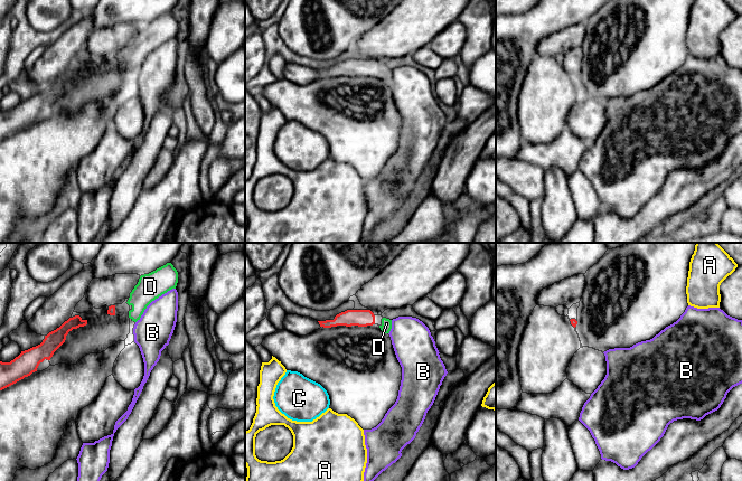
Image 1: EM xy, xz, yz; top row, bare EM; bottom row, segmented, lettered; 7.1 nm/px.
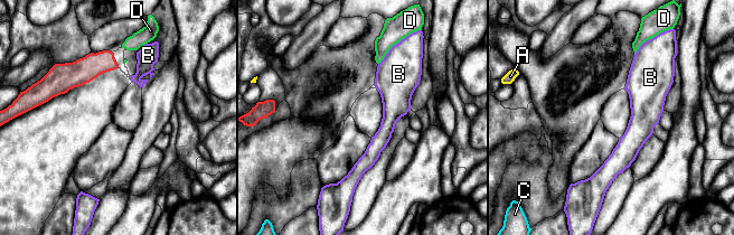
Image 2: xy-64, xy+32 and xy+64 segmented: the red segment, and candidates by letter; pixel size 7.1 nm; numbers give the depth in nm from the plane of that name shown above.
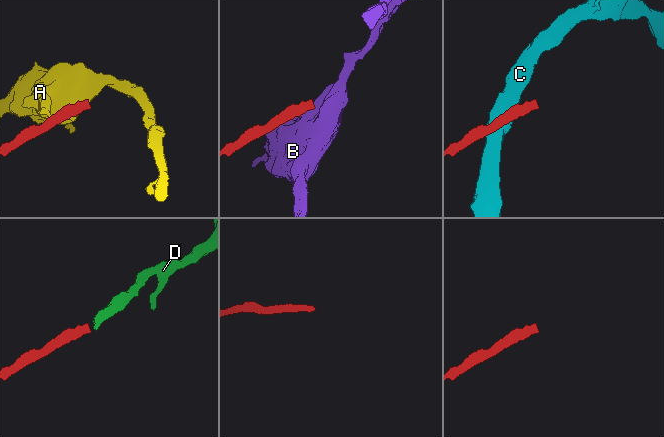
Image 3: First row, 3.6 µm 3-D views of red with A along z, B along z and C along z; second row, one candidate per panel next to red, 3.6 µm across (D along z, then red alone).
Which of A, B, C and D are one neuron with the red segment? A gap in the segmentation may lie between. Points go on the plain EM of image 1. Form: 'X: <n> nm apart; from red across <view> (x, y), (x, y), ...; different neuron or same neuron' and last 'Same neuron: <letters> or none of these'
A: 380 nm apart; from red across xz (320, 75), (280, 111); different neuron
B: 130 nm apart; from red across xz (374, 73), (390, 81); different neuron
C: 360 nm apart; from red across xz (320, 75), (297, 121); different neuron
D: 40 nm apart; from red across xz (374, 73), (379, 75); same neuron
Same neuron: D

